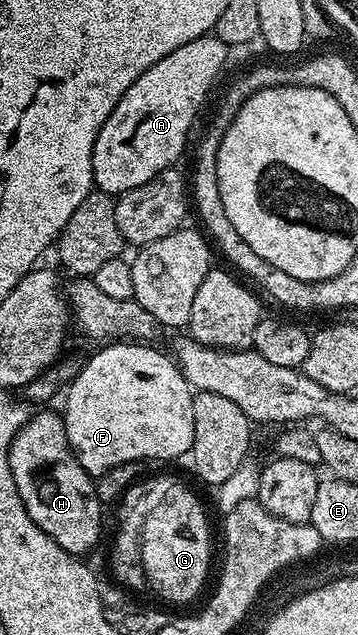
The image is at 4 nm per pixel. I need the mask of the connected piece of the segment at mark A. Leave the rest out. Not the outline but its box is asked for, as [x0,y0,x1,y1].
[91,35,226,198]

